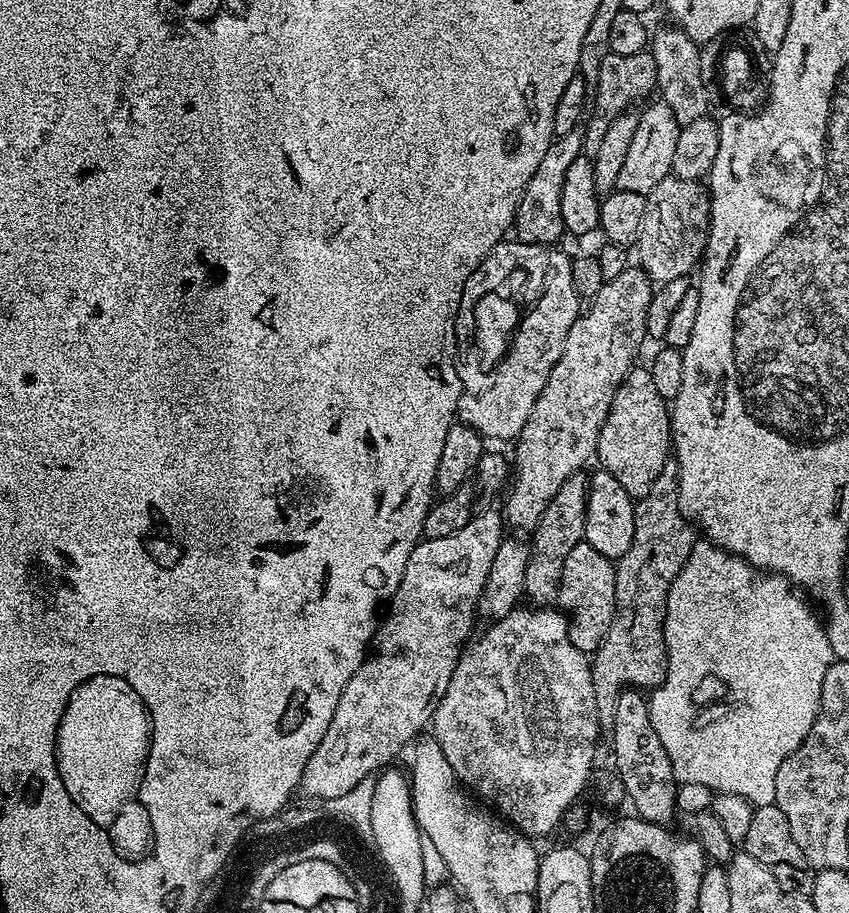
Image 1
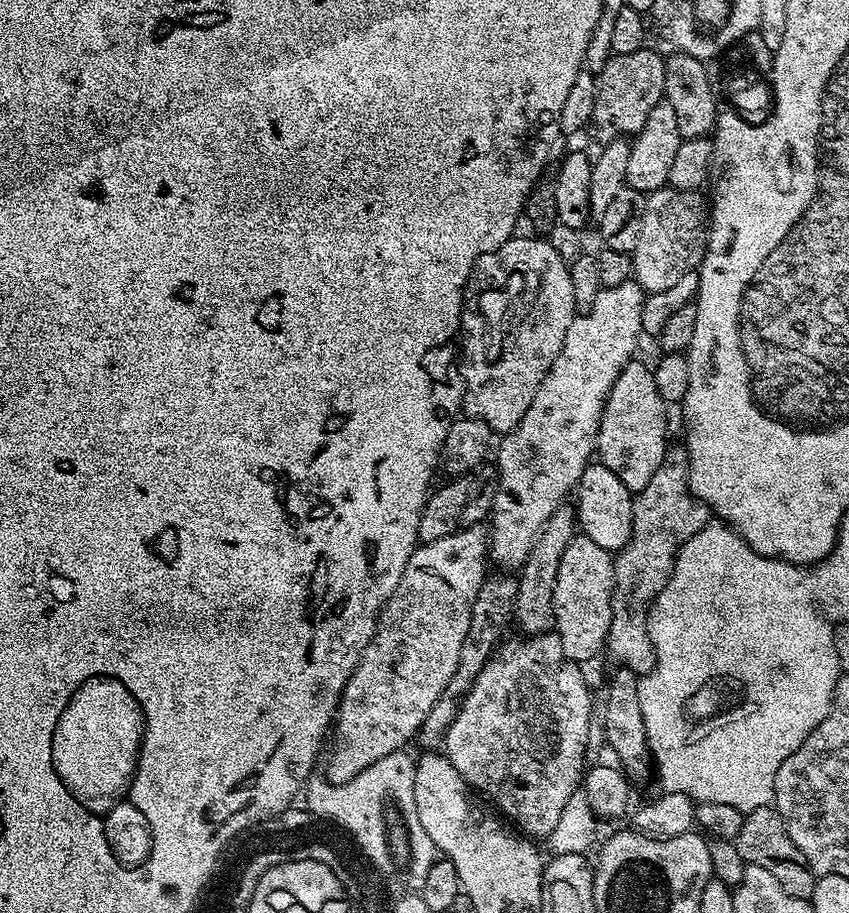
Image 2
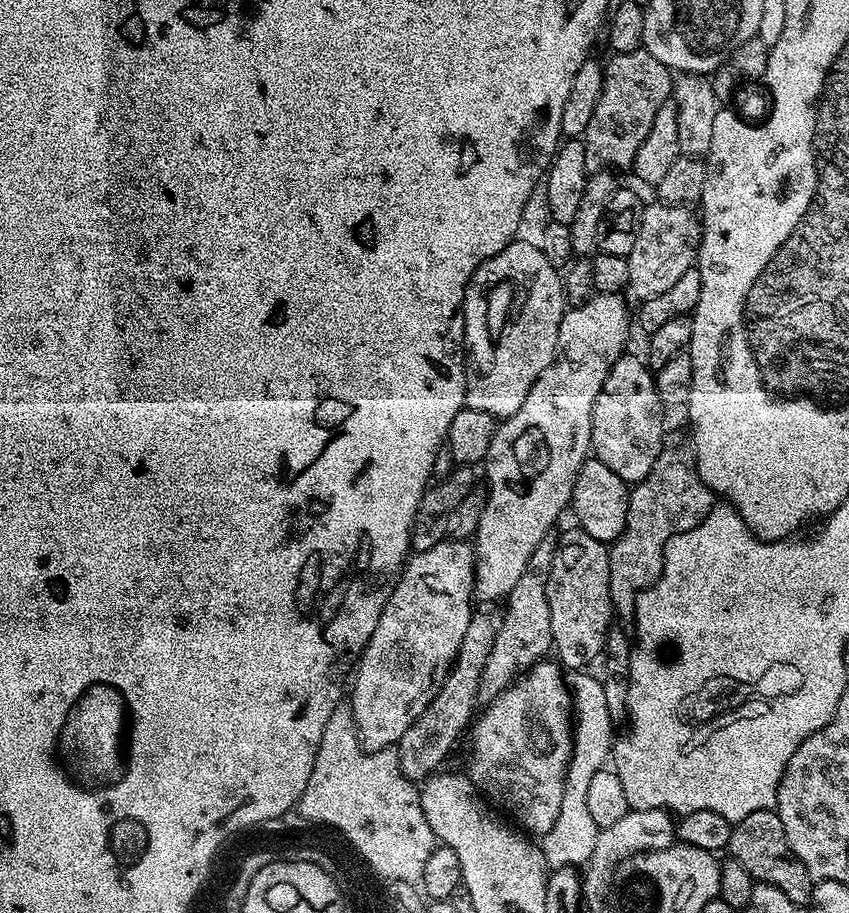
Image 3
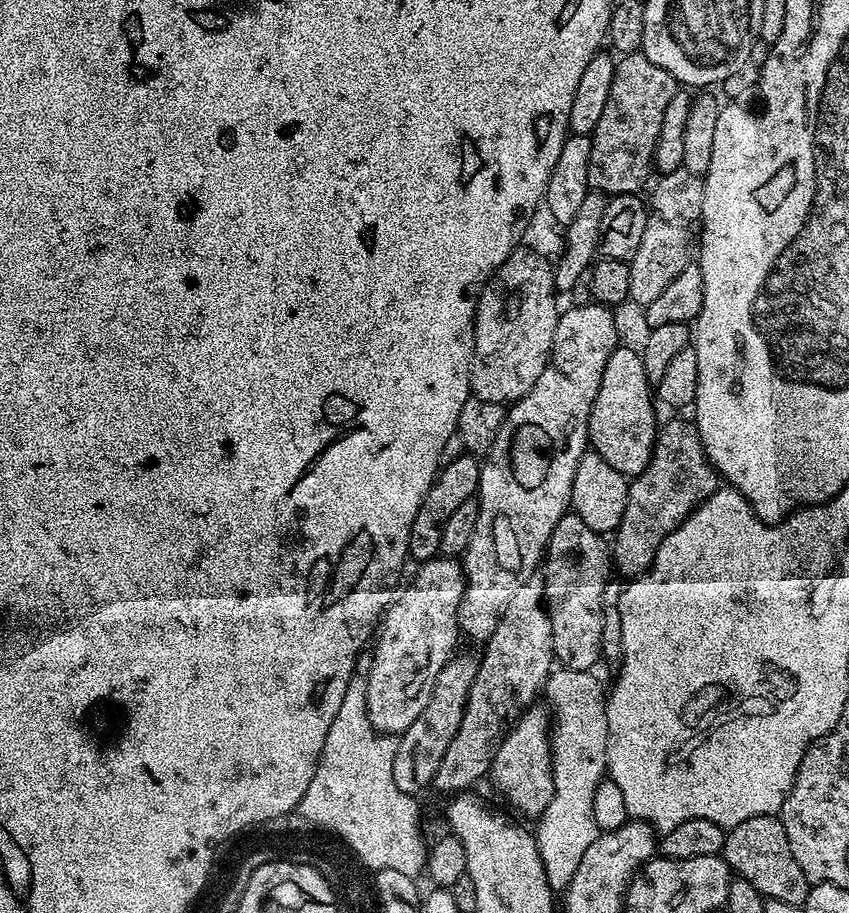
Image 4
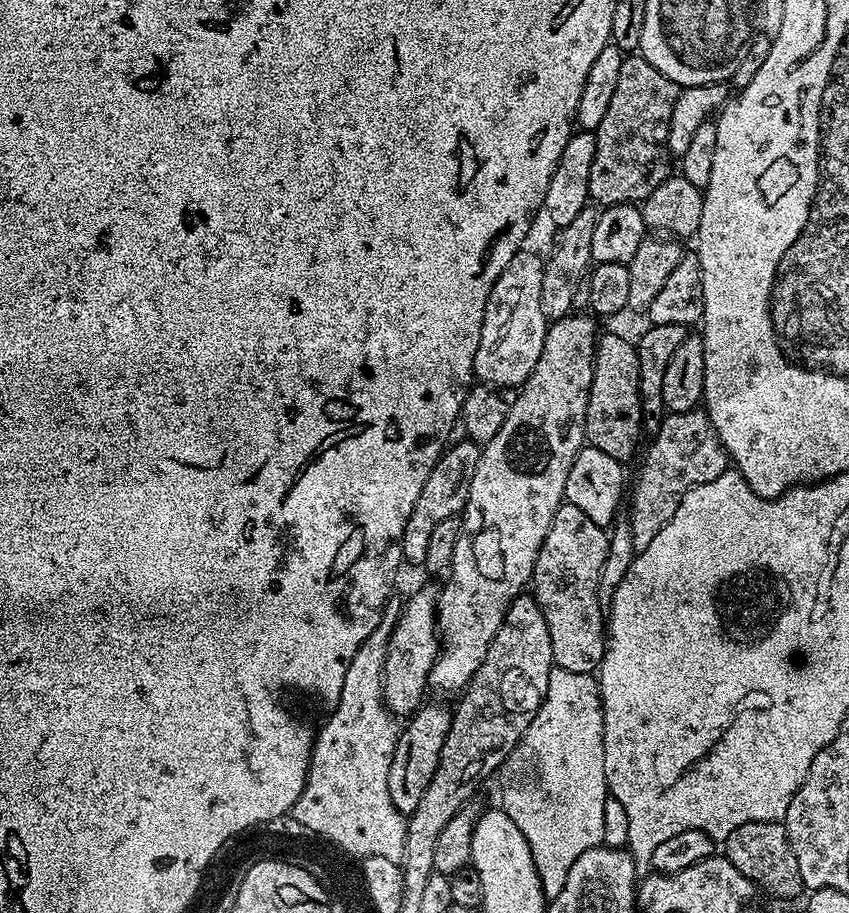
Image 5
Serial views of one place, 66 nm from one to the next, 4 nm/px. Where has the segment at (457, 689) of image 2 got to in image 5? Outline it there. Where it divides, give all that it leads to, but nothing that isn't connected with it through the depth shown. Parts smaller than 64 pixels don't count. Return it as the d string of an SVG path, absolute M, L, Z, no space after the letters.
M428 704L416 709L412 713L408 724L403 725L397 735L394 754L390 762L390 802L399 812L409 813L418 806L422 794L426 794L426 786L430 786L430 778L434 778L434 770L438 770L438 758L442 754L442 745L446 742L446 734L450 734L452 712L444 709L440 704Z

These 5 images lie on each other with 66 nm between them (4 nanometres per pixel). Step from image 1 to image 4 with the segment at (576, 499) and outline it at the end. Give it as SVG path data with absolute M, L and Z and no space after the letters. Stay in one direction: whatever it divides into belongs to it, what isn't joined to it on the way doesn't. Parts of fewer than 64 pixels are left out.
M534 574L518 586L510 602L500 611L496 629L483 645L484 656L479 657L478 674L470 686L462 726L446 746L446 758L438 766L438 774L431 787L447 794L460 794L471 784L489 775L492 759L502 739L502 733L519 720L526 709L537 703L536 695L545 691L548 673L554 667L552 627L544 606L544 577Z

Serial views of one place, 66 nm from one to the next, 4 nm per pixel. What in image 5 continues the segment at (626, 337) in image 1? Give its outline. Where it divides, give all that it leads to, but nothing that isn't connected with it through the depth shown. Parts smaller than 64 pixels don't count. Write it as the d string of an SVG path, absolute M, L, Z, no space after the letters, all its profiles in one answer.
M569 314L547 325L542 354L530 378L515 393L510 414L506 414L506 422L502 422L502 430L498 430L498 434L481 447L478 470L474 470L474 482L470 482L470 494L462 513L458 546L454 546L450 569L452 581L448 589L438 596L436 622L440 655L428 676L428 683L433 689L459 693L468 687L473 674L486 658L490 642L494 642L494 634L498 634L498 626L502 626L506 610L531 581L534 562L538 558L538 550L542 550L550 522L561 504L565 503L566 474L570 474L574 458L586 444L586 402L590 382L594 378L598 339L595 322L588 314Z

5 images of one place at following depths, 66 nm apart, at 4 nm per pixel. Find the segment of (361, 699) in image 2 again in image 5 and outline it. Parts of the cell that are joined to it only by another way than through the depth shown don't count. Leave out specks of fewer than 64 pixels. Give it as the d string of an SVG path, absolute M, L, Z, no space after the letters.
M424 588L421 592L414 593L408 601L403 601L400 616L396 620L396 625L392 627L384 659L383 697L385 707L397 717L411 717L425 699L424 688L429 687L428 676L432 673L437 656L440 655L437 611L437 589Z

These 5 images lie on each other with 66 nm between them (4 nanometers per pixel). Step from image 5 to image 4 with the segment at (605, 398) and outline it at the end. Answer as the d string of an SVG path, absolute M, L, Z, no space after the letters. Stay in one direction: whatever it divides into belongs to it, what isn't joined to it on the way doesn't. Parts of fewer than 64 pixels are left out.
M618 346L610 354L606 362L606 370L602 370L602 386L598 386L598 398L594 398L592 413L588 419L588 442L591 451L598 453L614 470L618 470L625 478L637 476L652 457L652 448L656 445L656 433L658 431L658 419L656 420L656 408L654 392L646 378L646 369L642 367L642 358L634 347L624 348Z

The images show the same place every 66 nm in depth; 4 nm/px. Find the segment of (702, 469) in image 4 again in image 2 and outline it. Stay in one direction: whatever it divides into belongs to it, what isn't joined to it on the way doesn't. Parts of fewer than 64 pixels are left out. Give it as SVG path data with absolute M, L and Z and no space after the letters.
M670 446L666 449L662 466L654 470L650 483L633 495L632 509L634 522L630 542L614 556L612 621L606 656L613 660L613 665L643 674L656 664L656 651L648 633L648 611L674 570L680 547L710 522L707 506L688 489L687 448Z

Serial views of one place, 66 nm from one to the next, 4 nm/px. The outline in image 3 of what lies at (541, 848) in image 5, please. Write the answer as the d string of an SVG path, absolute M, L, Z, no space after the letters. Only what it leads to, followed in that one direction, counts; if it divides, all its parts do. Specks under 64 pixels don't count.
M576 670L567 677L572 694L574 713L574 731L572 734L572 757L568 763L568 773L562 794L562 810L558 810L558 822L542 838L544 861L549 869L576 868L587 865L590 854L594 854L594 842L600 829L596 827L590 815L590 806L586 806L586 794L590 790L590 781L600 768L609 763L612 754L614 735L612 720L606 706L603 682L599 675L591 676L591 671Z

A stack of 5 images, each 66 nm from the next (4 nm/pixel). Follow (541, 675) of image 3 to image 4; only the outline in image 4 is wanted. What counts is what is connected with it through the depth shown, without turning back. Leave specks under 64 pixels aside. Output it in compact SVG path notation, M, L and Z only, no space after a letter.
M533 706L520 715L503 733L500 744L492 759L490 780L496 783L496 788L517 808L531 818L538 818L550 806L550 798L554 794L554 778L552 777L552 738L550 735L550 712L547 707Z

